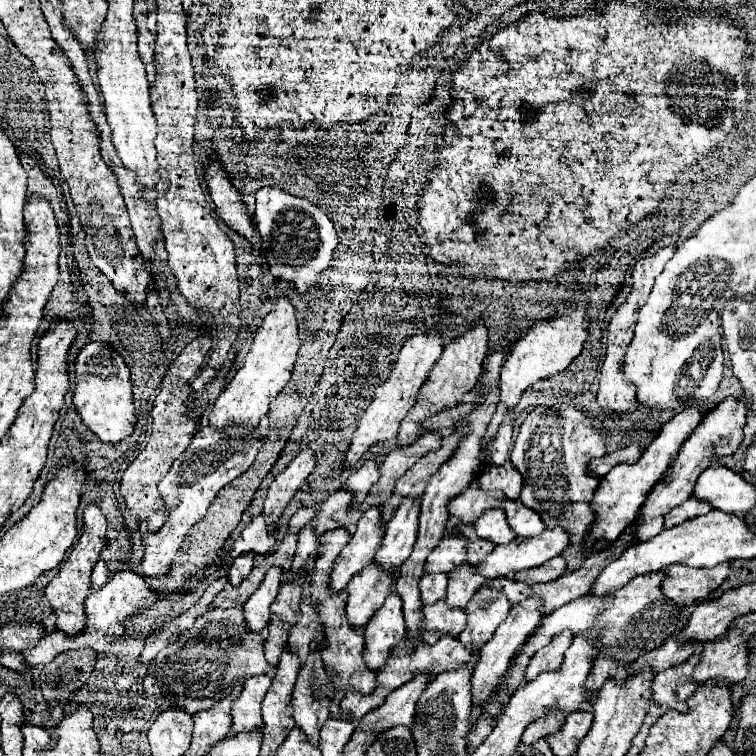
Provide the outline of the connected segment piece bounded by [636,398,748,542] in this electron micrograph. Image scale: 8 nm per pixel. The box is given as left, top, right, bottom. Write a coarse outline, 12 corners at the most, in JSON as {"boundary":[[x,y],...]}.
{"boundary":[[726,398],[682,444],[672,480],[638,516],[638,542],[662,530],[702,470],[734,454],[748,406]]}

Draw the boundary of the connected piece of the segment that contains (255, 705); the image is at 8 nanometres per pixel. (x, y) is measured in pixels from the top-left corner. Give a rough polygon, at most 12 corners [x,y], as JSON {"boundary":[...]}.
{"boundary":[[270,676],[246,678],[232,706],[232,732],[262,728]]}

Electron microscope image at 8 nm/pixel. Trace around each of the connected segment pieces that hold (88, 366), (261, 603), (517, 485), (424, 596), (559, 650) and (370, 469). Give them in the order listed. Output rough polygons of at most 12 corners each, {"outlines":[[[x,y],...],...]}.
{"outlines":[[[104,342],[76,358],[74,404],[104,442],[134,432],[132,374]],[[270,568],[242,606],[246,628],[262,632],[278,594],[280,568]],[[508,462],[478,476],[482,490],[502,490],[518,500],[520,472]],[[444,574],[420,578],[422,606],[446,596]],[[572,634],[556,636],[526,668],[532,682],[540,672],[558,670]],[[368,460],[348,478],[344,486],[367,495],[380,472]]]}

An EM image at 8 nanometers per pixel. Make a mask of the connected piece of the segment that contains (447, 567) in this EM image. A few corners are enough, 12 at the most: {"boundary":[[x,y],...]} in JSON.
{"boundary":[[444,536],[424,572],[450,574],[466,562],[466,540]]}

